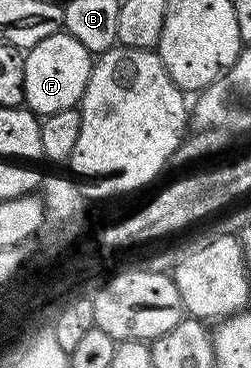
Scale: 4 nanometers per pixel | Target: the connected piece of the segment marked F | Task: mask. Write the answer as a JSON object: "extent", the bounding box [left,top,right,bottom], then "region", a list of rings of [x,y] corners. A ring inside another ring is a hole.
{"extent":[23,33,93,117],"region":[[[66,33],[50,35],[45,41],[37,41],[26,52],[25,97],[23,102],[29,111],[42,117],[61,113],[61,109],[78,108],[80,99],[89,84],[93,56],[73,36]]]}

